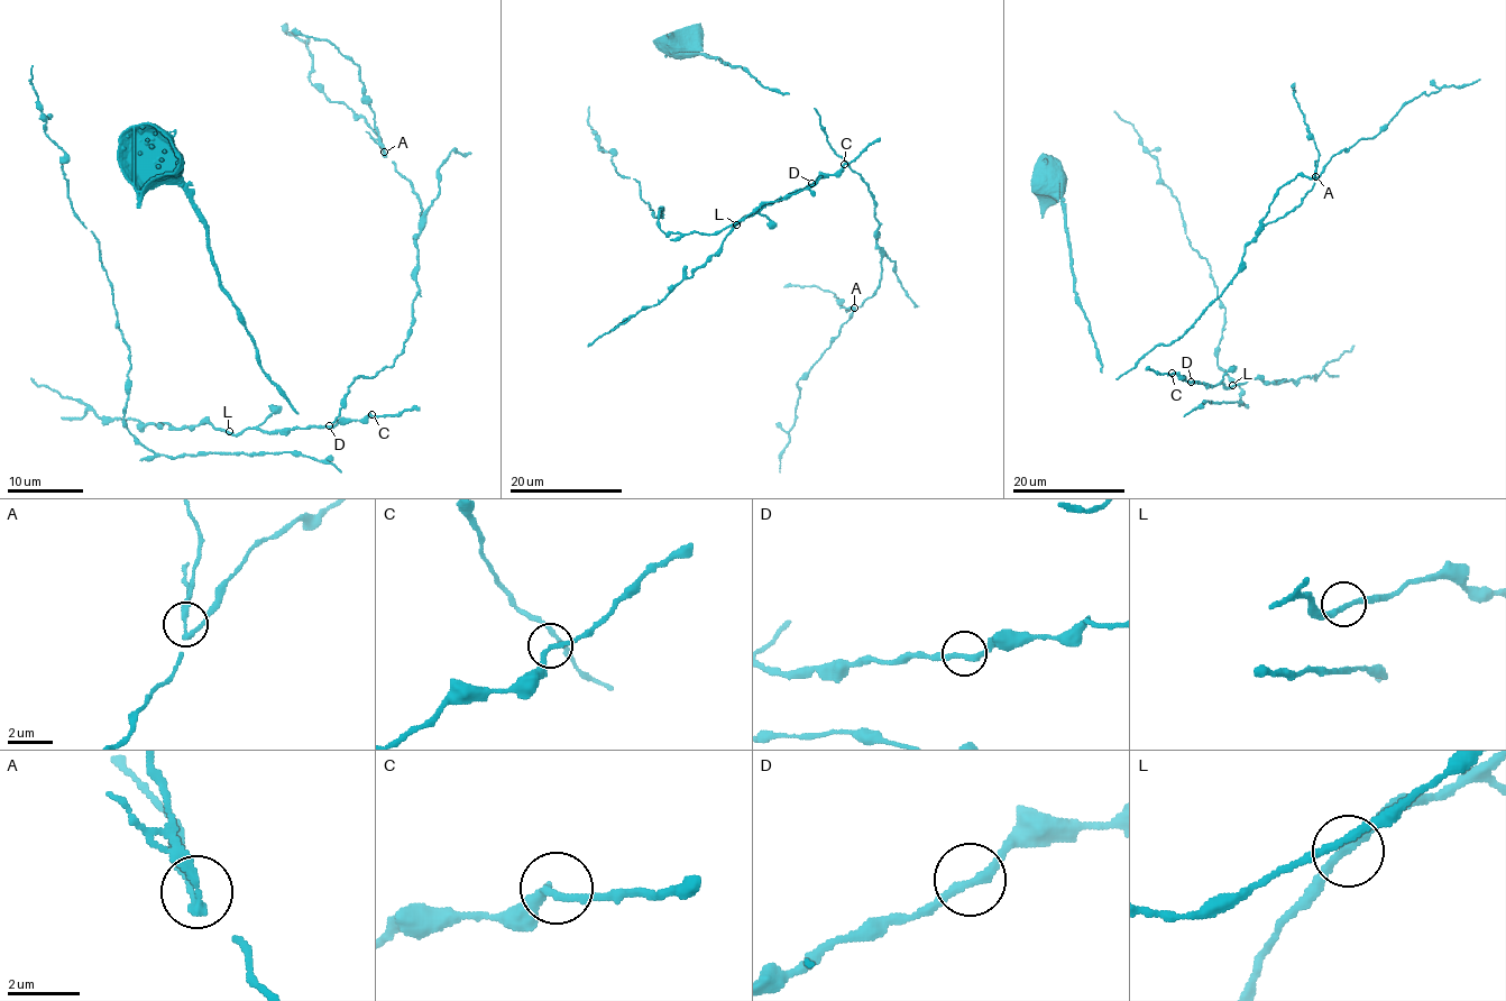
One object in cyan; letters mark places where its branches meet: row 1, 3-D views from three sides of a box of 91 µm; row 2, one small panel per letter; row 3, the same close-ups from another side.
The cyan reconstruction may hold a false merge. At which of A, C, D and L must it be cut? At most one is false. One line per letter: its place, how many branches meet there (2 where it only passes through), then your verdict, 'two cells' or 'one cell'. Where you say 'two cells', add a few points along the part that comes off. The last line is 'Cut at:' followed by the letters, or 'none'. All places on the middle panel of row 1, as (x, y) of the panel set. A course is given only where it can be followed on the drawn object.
A: (854, 308) | 2 | two cells | (854, 308), (845, 311), (836, 295), (811, 286), (783, 286)
C: (844, 164) | 2 | one cell
D: (811, 183) | 2 | one cell
L: (736, 225) | 2 | one cell
Cut at: A

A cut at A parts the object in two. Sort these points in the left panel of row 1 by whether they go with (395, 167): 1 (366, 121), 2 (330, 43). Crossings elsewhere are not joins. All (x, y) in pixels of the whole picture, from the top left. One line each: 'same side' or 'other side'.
1: same side
2: other side

